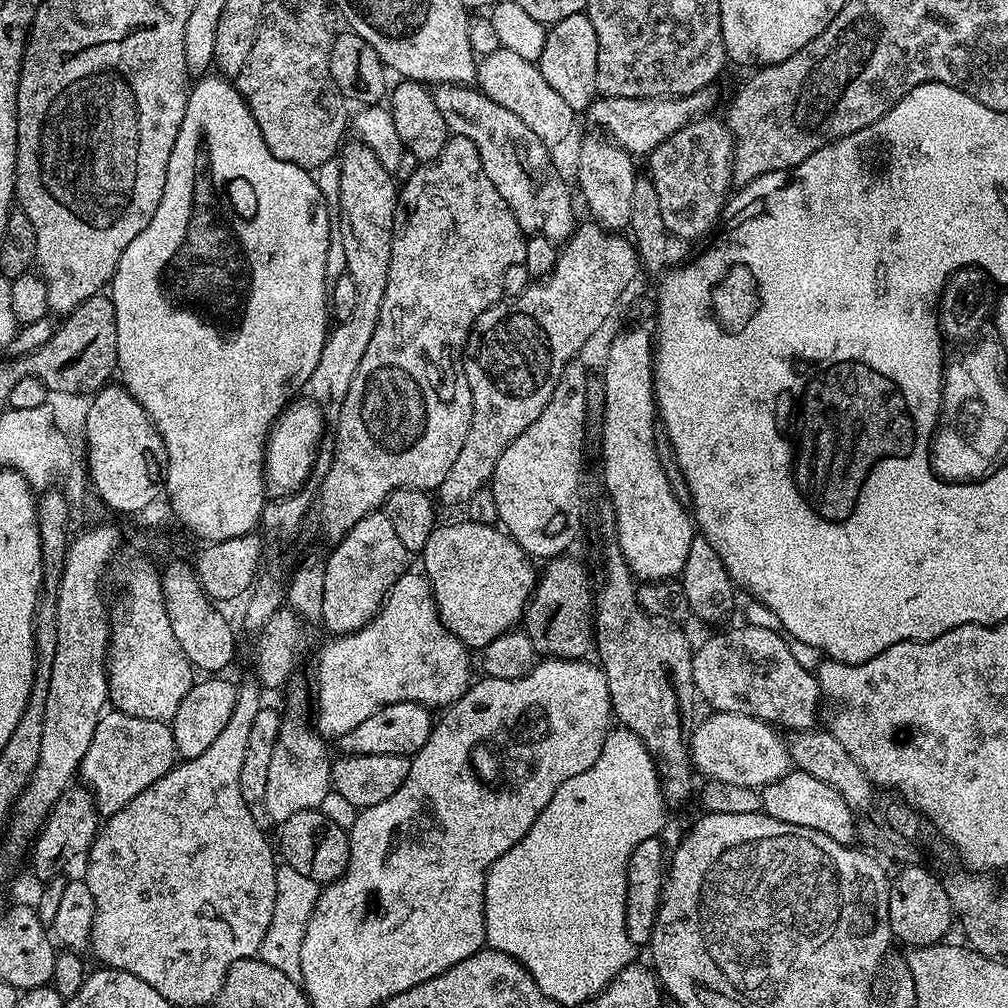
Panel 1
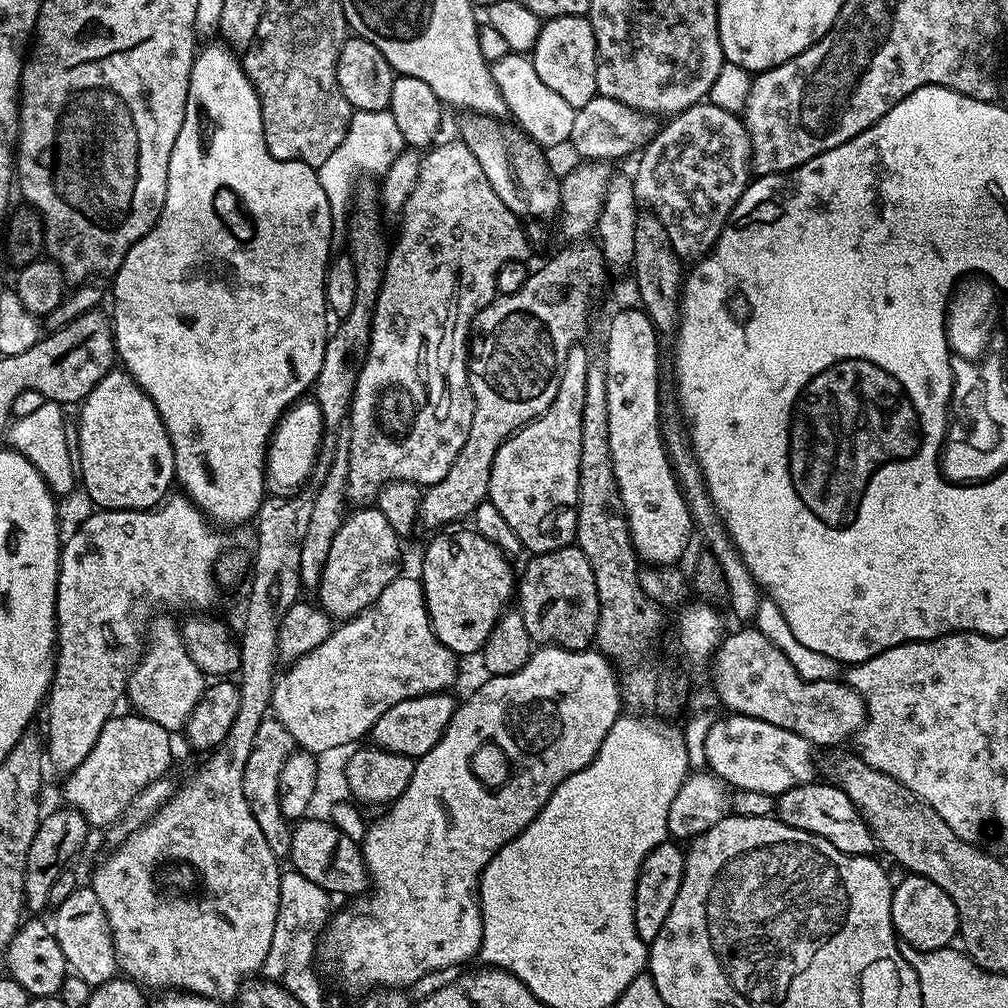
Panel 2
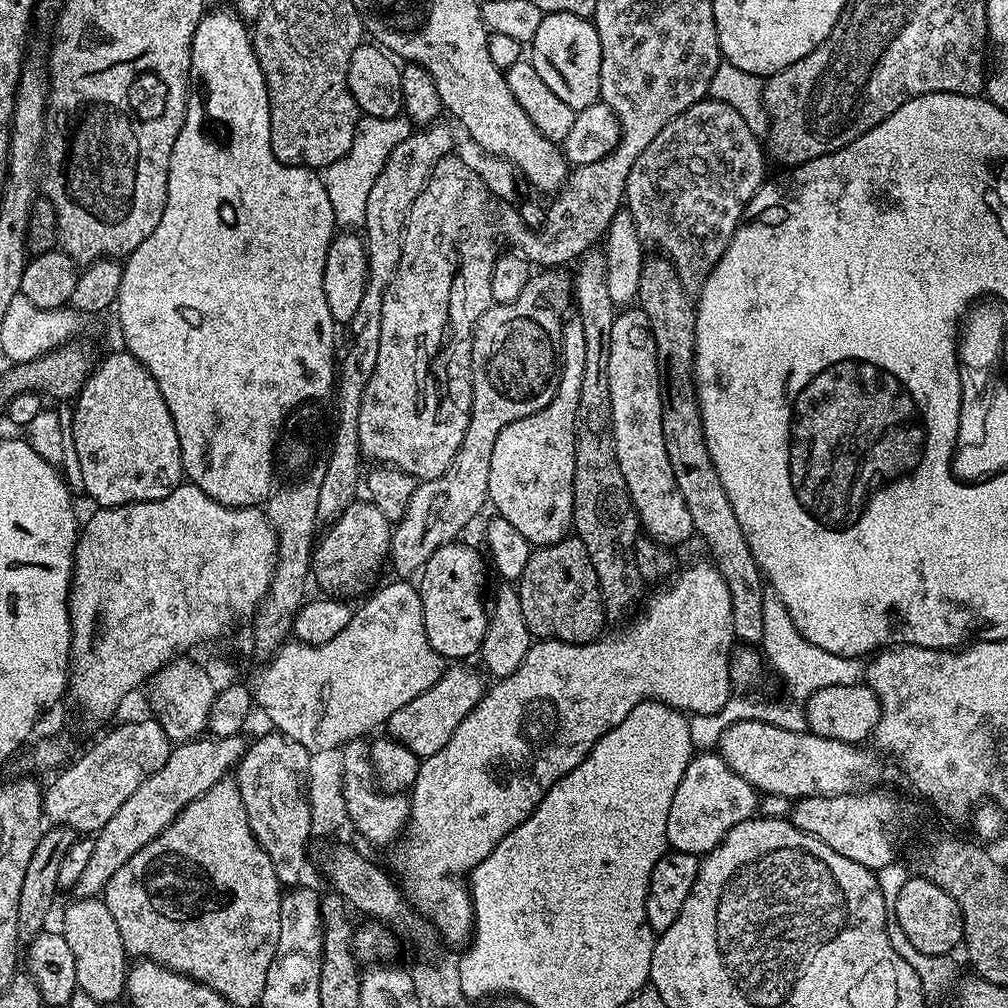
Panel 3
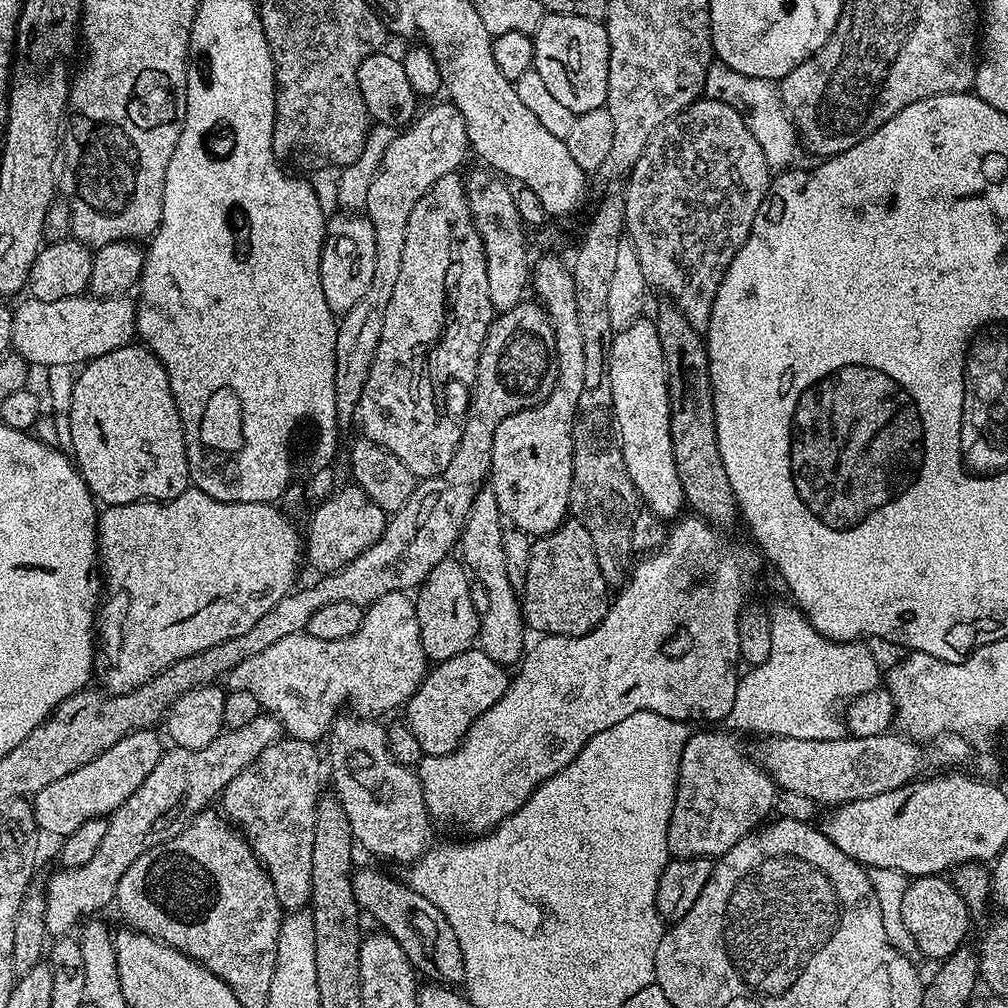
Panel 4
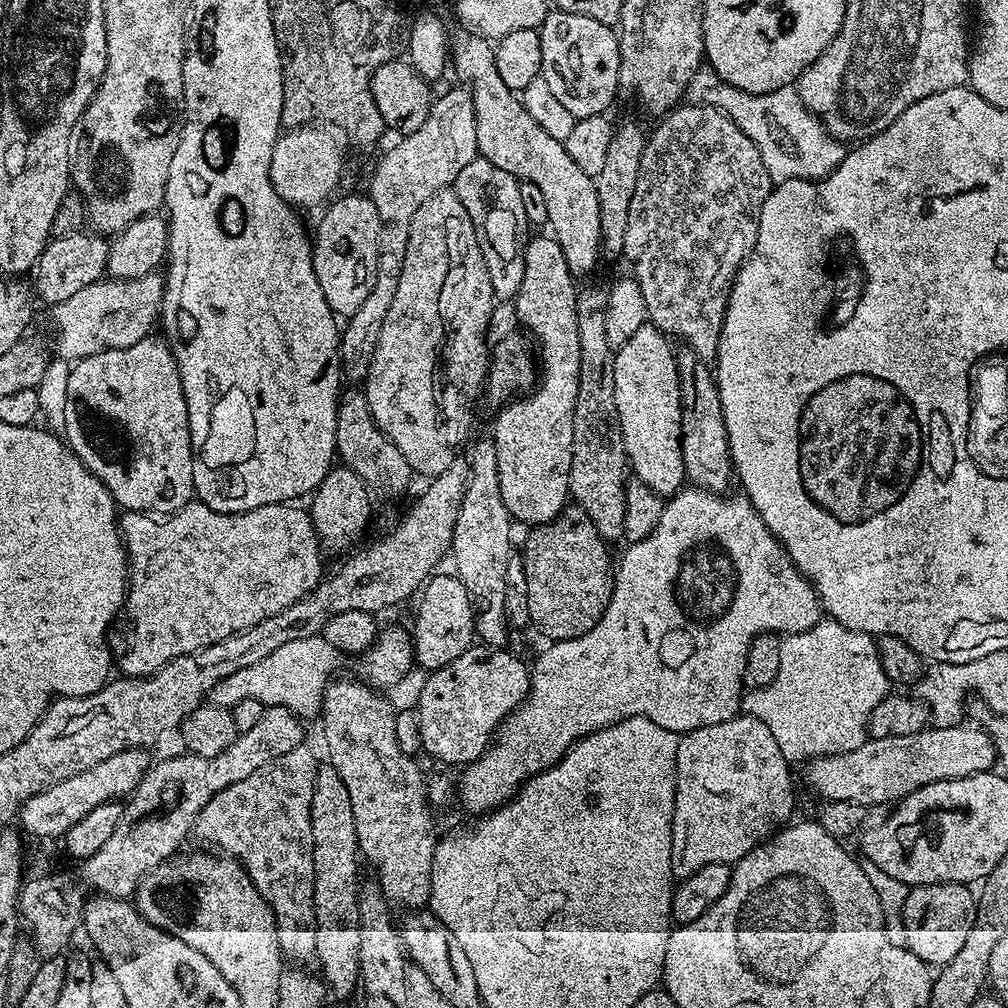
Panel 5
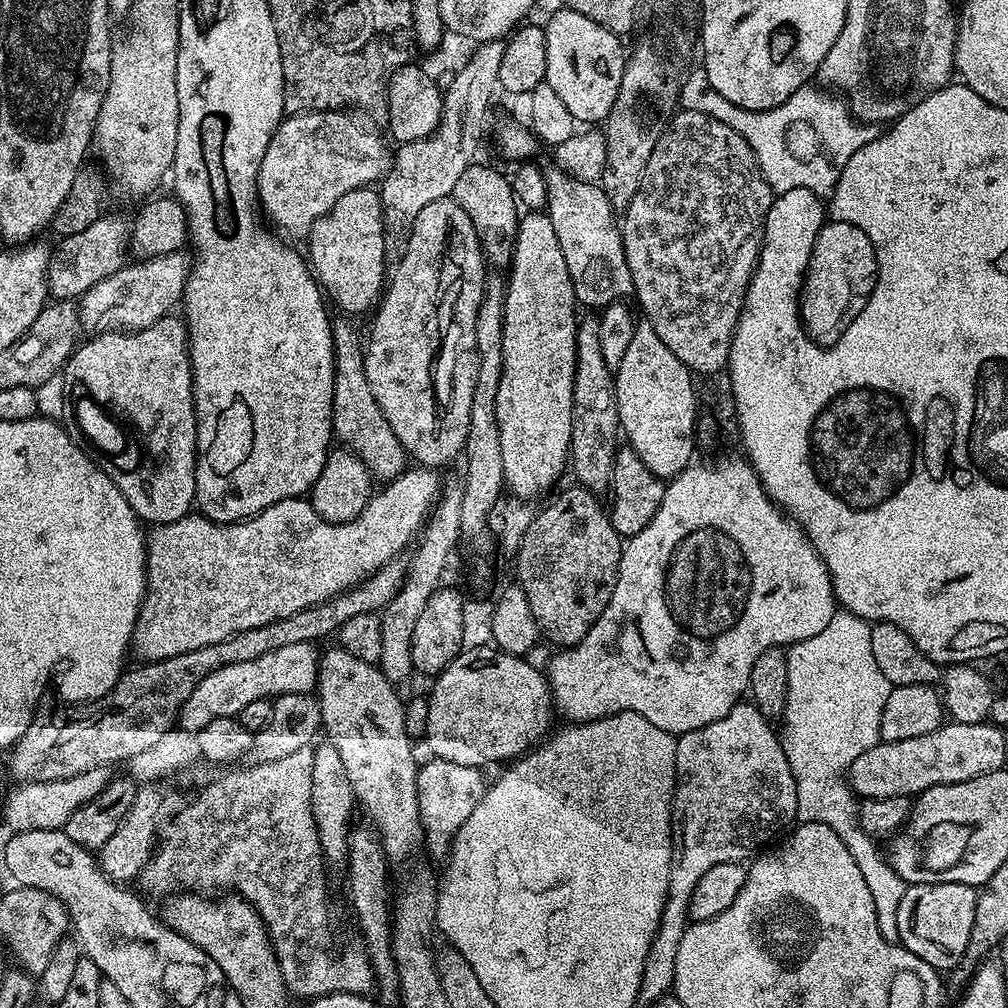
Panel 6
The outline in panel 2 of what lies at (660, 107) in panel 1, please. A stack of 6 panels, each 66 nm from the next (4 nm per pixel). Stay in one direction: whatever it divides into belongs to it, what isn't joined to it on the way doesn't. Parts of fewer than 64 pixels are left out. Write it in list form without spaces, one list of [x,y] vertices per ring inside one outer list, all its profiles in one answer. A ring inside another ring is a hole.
[[[597,95],[586,106],[576,109],[574,130],[570,148],[580,155],[584,162],[613,162],[623,156],[639,153],[644,145],[656,135],[657,125],[652,125],[651,119],[645,118],[641,113],[634,111],[622,102],[614,102],[614,98]]]

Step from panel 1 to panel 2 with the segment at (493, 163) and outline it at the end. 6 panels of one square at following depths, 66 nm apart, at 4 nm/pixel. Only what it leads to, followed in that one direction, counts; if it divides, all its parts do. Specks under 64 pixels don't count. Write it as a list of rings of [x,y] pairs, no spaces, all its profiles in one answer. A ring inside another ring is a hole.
[[[475,114],[461,115],[459,139],[464,141],[478,158],[478,166],[482,166],[482,174],[494,186],[494,194],[502,198],[515,216],[533,220],[551,221],[560,210],[561,177],[552,173],[545,153],[525,132],[503,128],[490,116]]]

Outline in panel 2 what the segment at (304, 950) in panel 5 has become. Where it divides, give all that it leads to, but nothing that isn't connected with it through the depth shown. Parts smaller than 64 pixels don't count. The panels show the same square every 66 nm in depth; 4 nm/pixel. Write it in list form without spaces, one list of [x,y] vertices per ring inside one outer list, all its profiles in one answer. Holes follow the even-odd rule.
[[[265,718],[262,726],[258,726],[258,734],[254,734],[254,750],[250,750],[250,758],[246,758],[244,767],[246,802],[250,802],[250,810],[254,818],[258,818],[258,827],[262,829],[262,834],[266,834],[266,842],[277,858],[287,857],[292,850],[290,821],[283,816],[279,806],[279,775],[293,751],[290,730],[274,718]]]

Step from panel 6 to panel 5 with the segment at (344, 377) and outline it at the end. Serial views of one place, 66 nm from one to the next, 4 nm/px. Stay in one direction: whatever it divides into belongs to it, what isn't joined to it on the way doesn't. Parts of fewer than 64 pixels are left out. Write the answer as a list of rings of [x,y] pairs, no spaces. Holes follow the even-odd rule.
[[[348,391],[341,395],[336,411],[336,455],[339,463],[354,470],[373,497],[392,500],[412,484],[414,473],[410,462],[406,462],[406,454],[402,454],[402,450],[398,450],[398,446],[394,446],[394,442],[390,442],[382,430],[378,430],[363,391]]]

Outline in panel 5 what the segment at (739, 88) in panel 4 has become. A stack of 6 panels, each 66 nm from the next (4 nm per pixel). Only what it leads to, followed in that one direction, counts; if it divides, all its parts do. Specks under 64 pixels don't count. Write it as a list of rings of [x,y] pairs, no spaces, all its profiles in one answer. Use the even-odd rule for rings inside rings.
[[[705,62],[690,80],[686,100],[690,104],[717,108],[730,117],[740,127],[742,134],[746,134],[746,138],[758,146],[762,166],[766,166],[766,174],[773,185],[791,180],[820,180],[830,175],[844,157],[845,145],[834,139],[819,120],[806,110],[795,87],[779,88],[755,96],[718,78],[718,74]]]

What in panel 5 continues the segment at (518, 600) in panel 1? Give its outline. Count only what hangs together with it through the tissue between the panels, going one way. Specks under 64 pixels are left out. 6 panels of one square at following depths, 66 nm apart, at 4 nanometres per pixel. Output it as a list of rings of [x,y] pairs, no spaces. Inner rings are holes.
[[[449,574],[449,576],[440,575],[433,575],[423,585],[418,596],[420,605],[416,608],[416,621],[410,624],[415,663],[419,667],[421,664],[424,670],[428,672],[437,672],[442,666],[454,662],[454,658],[458,658],[458,654],[462,654],[467,648],[473,647],[474,644],[474,601],[468,594],[468,587],[455,574]]]

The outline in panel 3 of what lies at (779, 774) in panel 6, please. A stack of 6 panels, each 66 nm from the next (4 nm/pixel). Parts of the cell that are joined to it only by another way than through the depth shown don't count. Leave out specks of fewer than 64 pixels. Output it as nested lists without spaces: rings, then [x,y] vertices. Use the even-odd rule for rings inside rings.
[[[704,750],[693,755],[686,766],[686,774],[682,774],[682,782],[678,782],[678,790],[674,790],[674,802],[670,802],[670,818],[666,818],[666,838],[669,849],[678,852],[689,852],[691,856],[700,858],[714,851],[722,838],[738,822],[753,819],[758,812],[758,793],[746,778],[734,774],[730,766],[715,751]]]

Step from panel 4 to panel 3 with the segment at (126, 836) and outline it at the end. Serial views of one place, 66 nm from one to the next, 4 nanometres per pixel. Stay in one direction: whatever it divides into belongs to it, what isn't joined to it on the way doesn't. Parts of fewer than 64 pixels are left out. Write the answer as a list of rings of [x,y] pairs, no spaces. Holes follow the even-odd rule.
[[[243,735],[230,738],[197,738],[187,742],[180,742],[173,747],[170,758],[166,758],[166,766],[162,770],[154,770],[126,802],[118,809],[118,814],[102,826],[100,832],[94,836],[94,855],[90,862],[86,862],[86,870],[82,878],[78,878],[74,885],[75,895],[83,898],[86,896],[99,897],[104,887],[142,846],[146,846],[162,830],[166,830],[174,822],[177,814],[190,802],[194,802],[210,786],[214,786],[219,780],[225,779],[226,774],[231,773],[239,765],[244,751],[248,749],[249,741]]]

